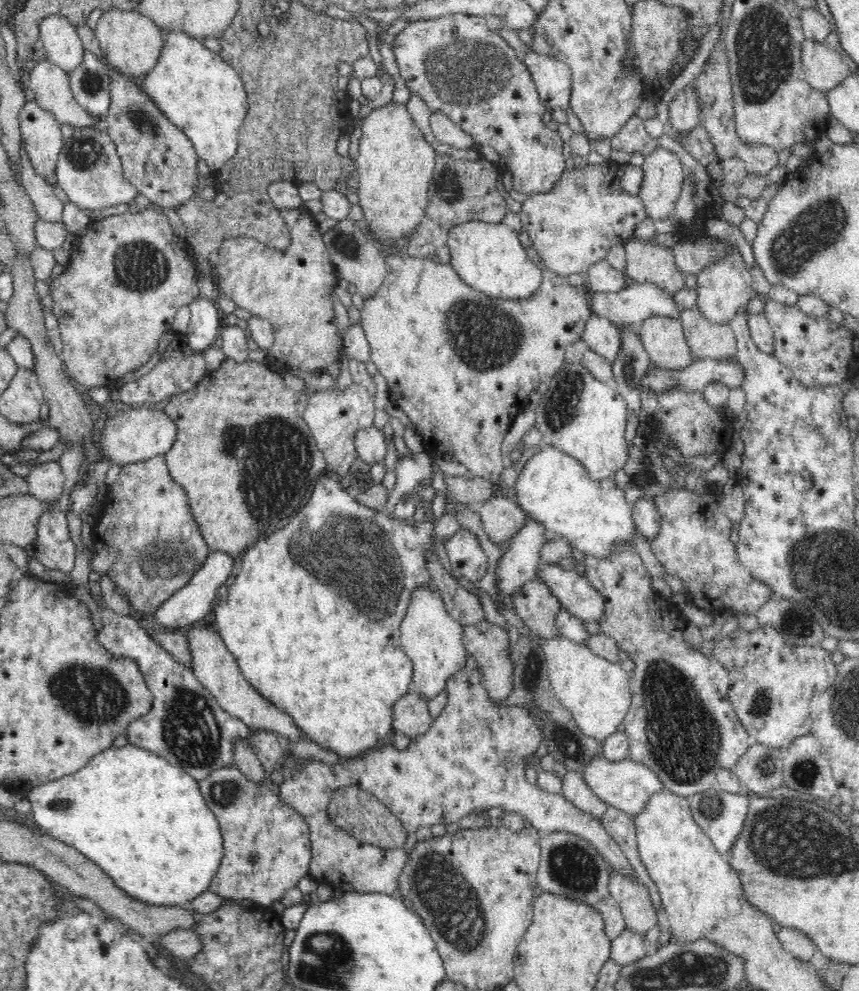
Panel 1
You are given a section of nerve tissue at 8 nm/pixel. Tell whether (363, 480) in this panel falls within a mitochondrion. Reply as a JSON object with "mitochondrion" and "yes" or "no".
{"mitochondrion":"no"}

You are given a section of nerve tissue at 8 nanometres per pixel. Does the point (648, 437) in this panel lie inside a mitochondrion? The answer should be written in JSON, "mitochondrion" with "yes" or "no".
{"mitochondrion":"no"}

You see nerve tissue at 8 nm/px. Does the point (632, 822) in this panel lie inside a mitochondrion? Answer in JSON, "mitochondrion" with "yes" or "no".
{"mitochondrion":"no"}

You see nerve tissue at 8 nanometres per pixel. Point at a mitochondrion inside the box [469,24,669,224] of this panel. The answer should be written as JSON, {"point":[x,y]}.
{"point":[596,78]}

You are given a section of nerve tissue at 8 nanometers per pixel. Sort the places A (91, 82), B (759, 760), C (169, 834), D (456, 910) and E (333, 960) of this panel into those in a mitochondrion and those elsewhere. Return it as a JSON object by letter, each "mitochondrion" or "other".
{"A":"mitochondrion","B":"mitochondrion","C":"other","D":"mitochondrion","E":"mitochondrion"}

